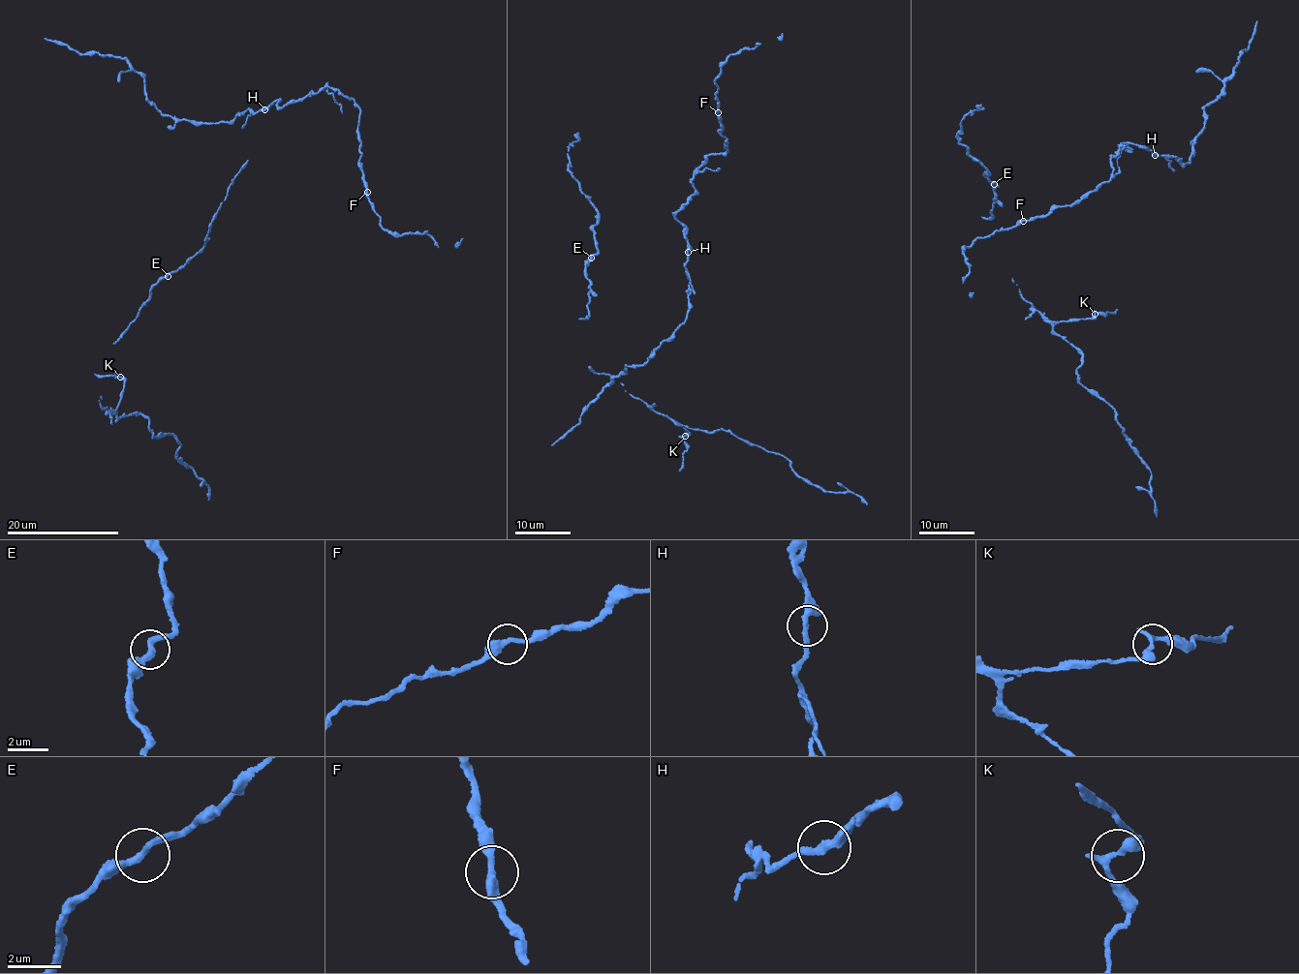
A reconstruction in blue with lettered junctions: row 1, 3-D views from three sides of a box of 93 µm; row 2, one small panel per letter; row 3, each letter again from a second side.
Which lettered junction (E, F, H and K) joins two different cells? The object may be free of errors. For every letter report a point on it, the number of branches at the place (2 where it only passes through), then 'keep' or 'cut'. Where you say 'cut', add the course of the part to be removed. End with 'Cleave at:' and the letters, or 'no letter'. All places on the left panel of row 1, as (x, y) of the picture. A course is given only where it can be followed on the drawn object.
E: place (168, 276); branches 2; keep
F: place (367, 192); branches 2; keep
H: place (264, 109); branches 2; keep
K: place (120, 377); branches 2; keep
Cleave at: no letter

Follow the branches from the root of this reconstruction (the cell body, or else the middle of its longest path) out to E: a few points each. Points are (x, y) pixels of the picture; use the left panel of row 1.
E: (242, 168), (232, 178), (228, 197), (209, 225), (202, 249), (188, 258), (188, 263), (168, 276)

